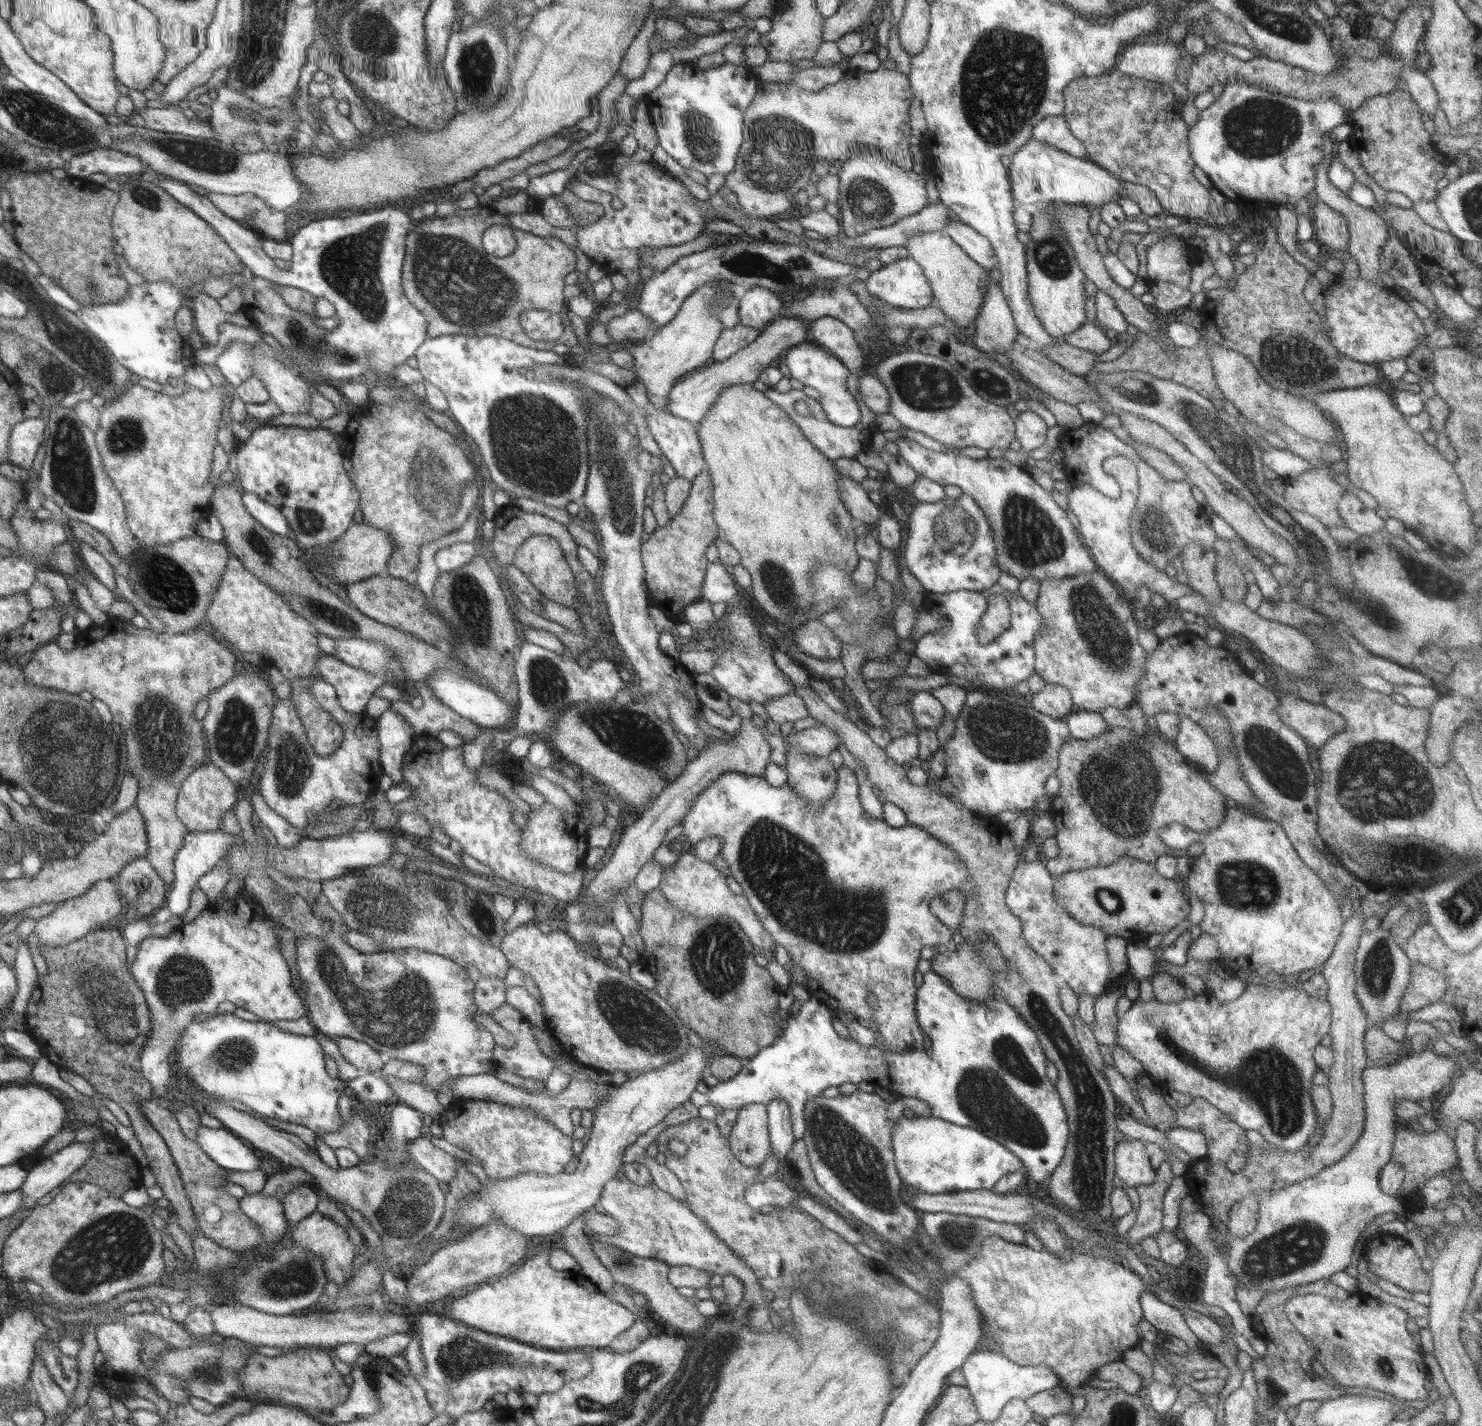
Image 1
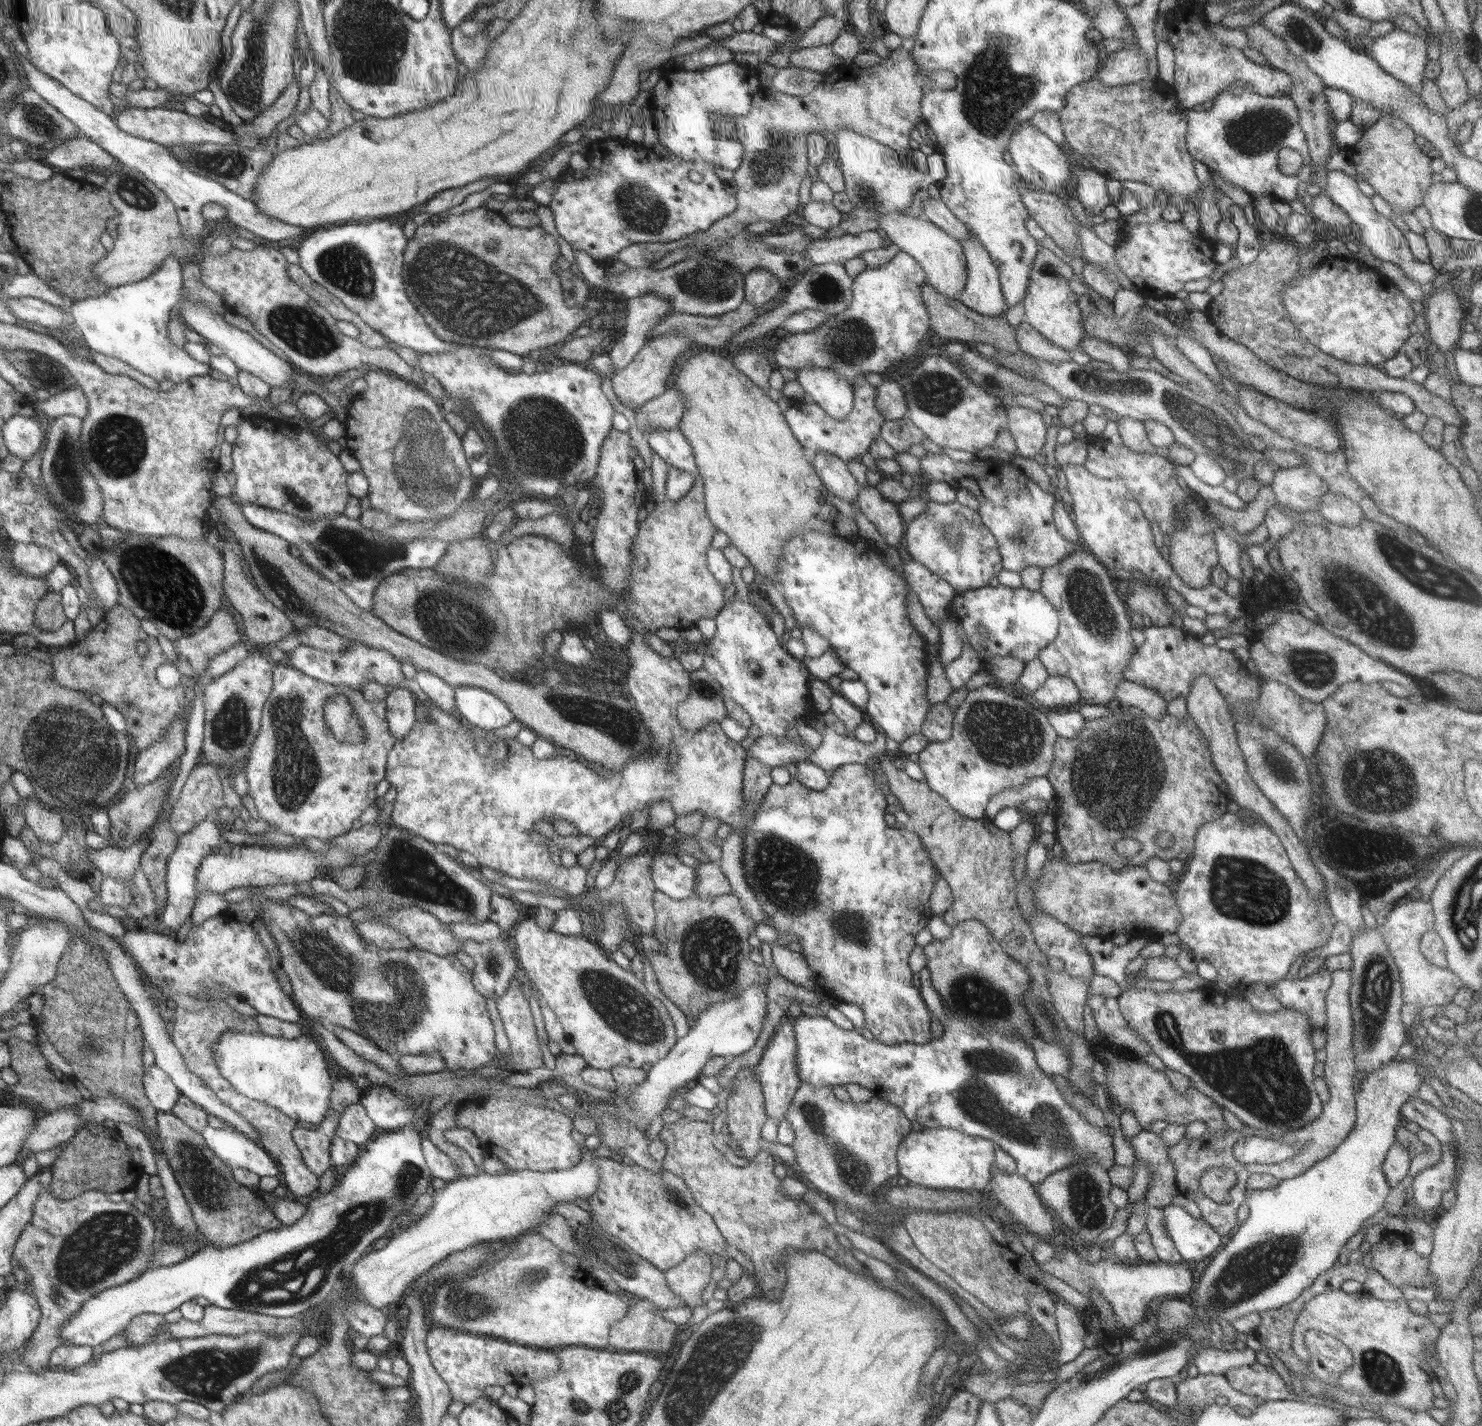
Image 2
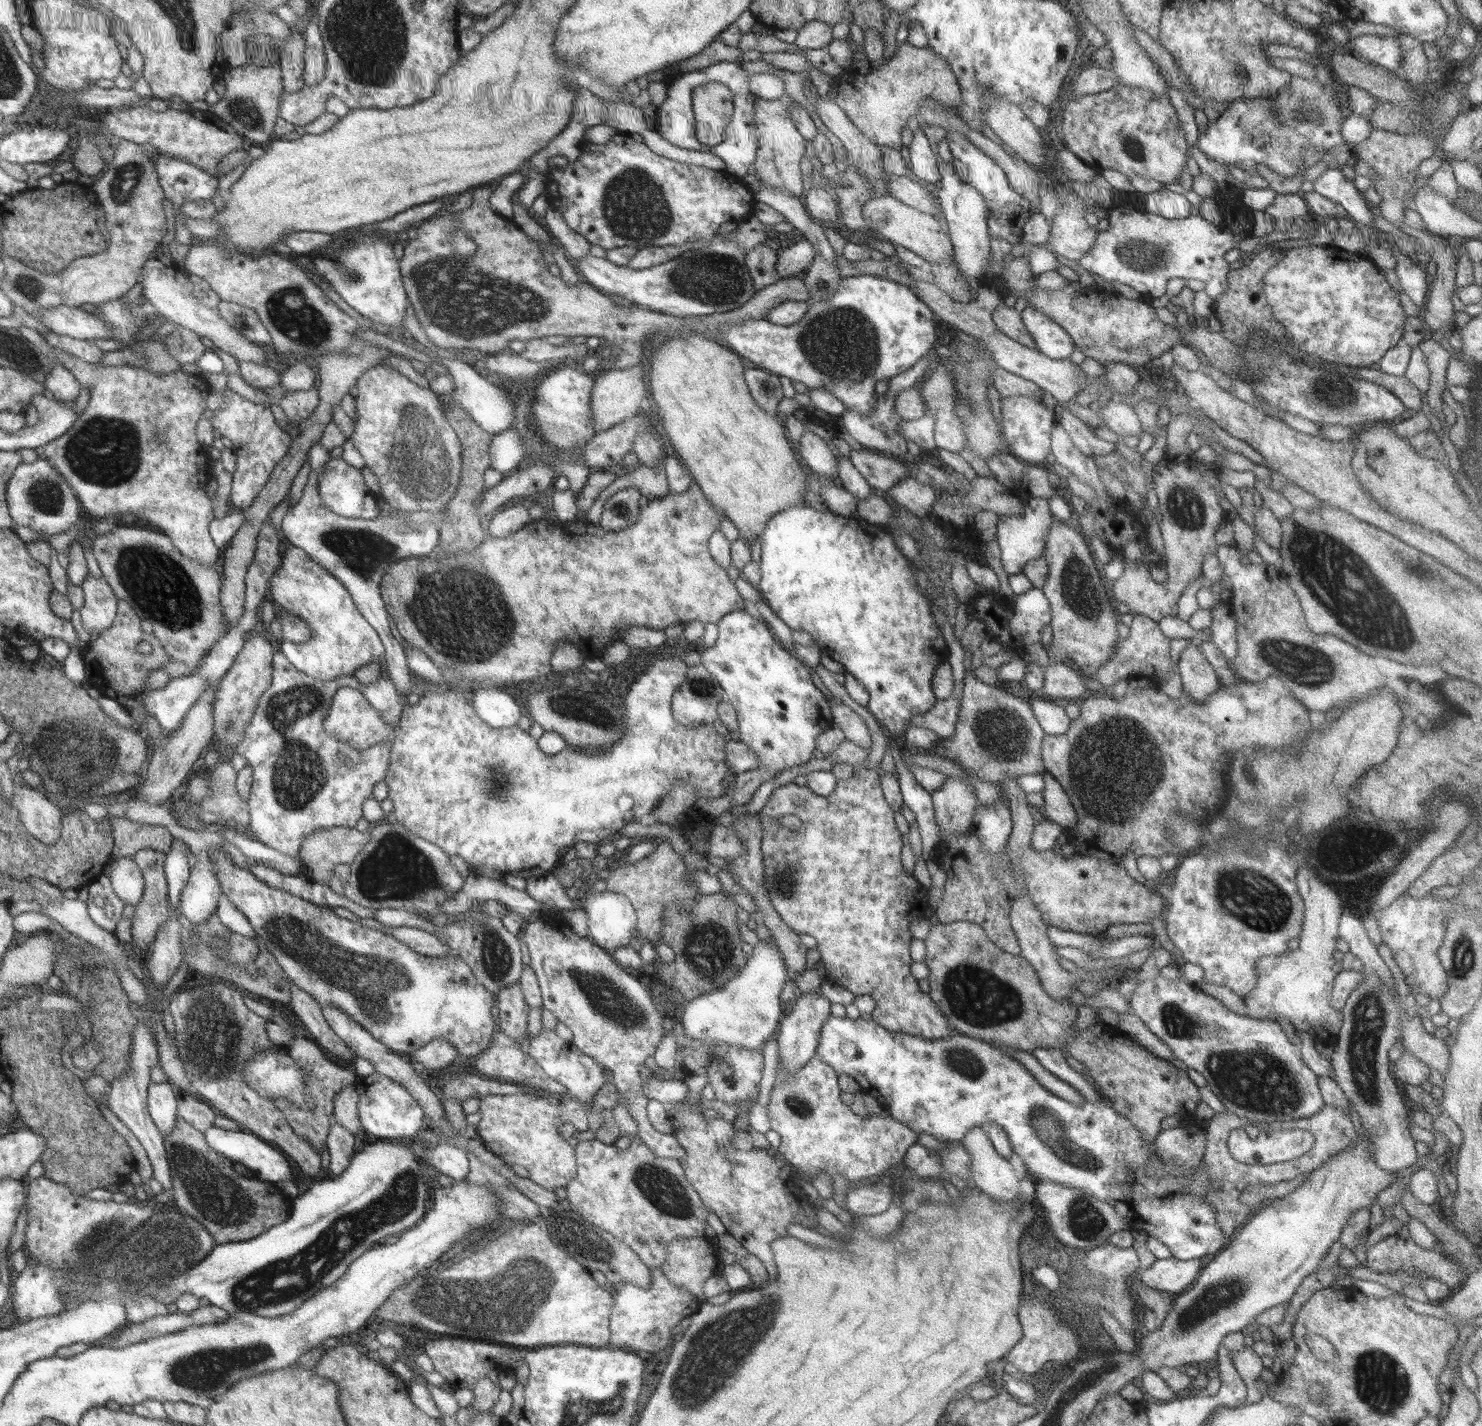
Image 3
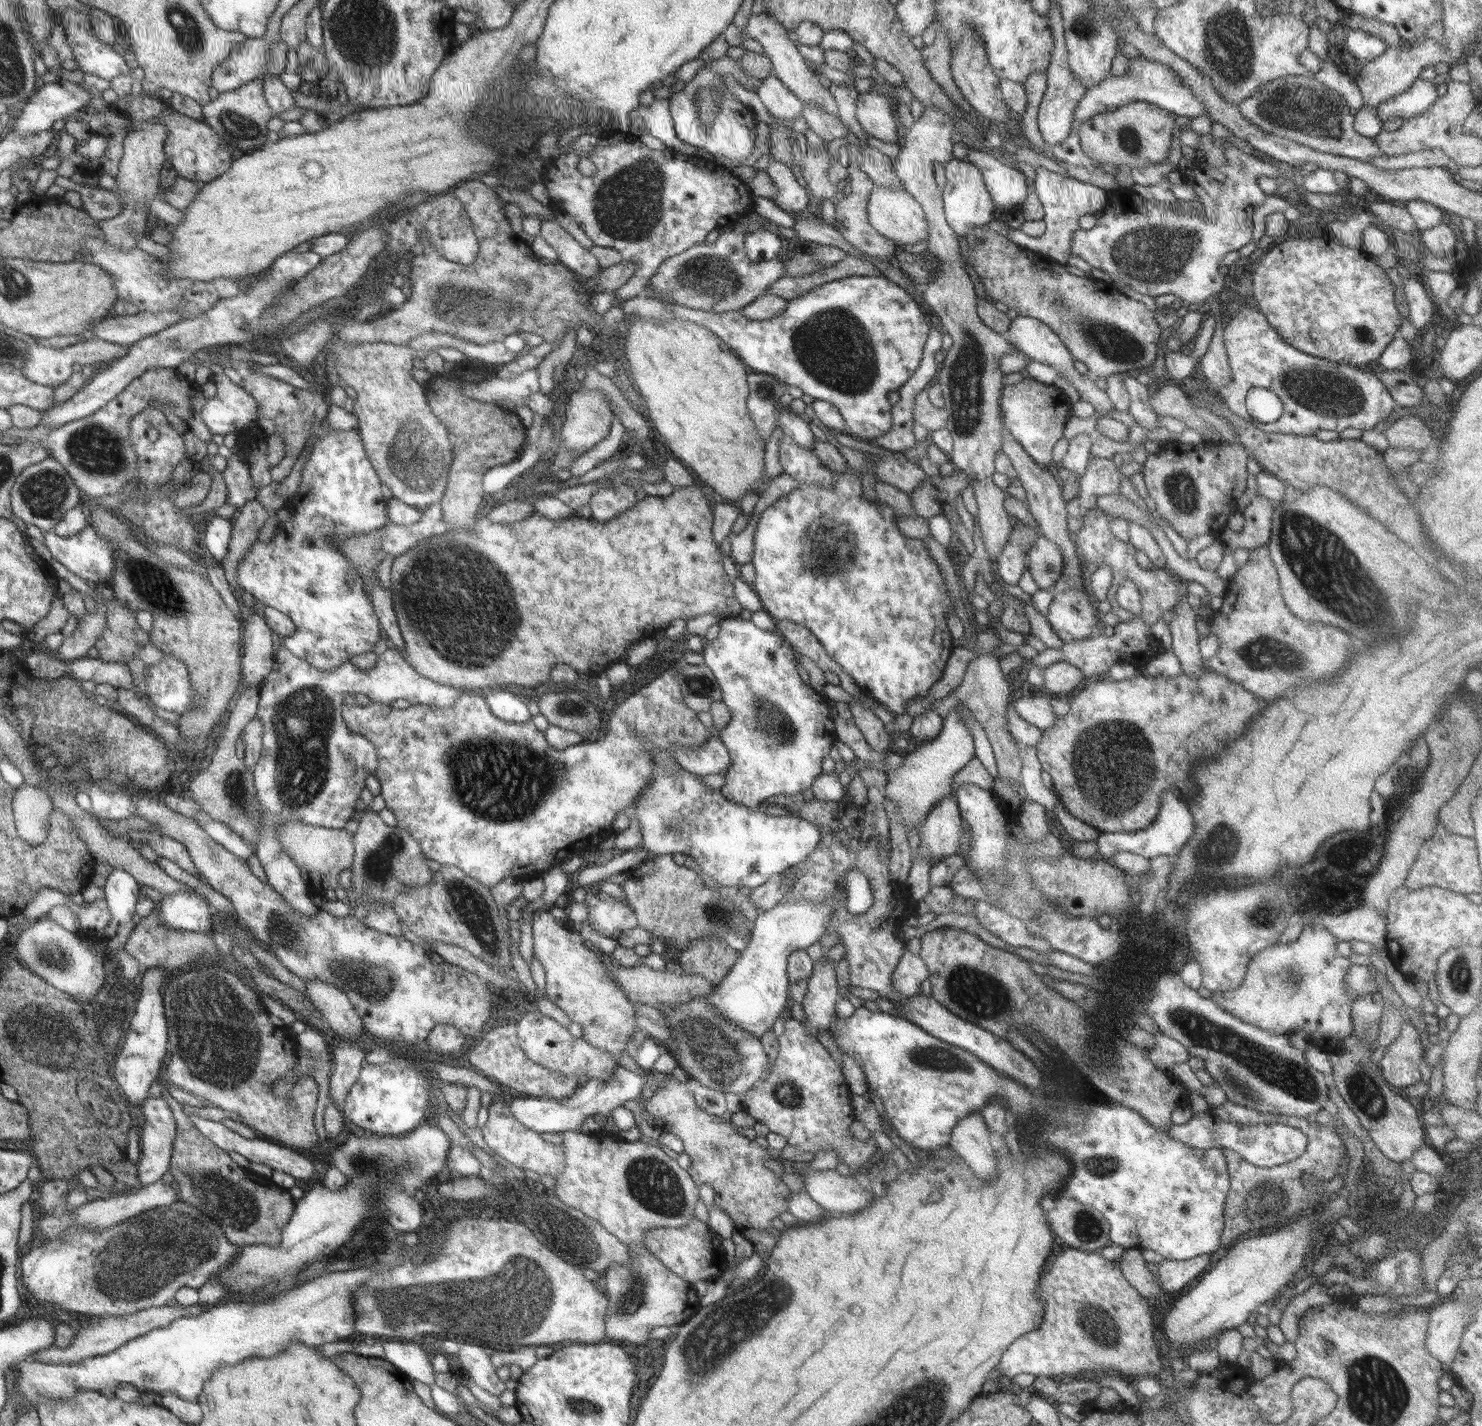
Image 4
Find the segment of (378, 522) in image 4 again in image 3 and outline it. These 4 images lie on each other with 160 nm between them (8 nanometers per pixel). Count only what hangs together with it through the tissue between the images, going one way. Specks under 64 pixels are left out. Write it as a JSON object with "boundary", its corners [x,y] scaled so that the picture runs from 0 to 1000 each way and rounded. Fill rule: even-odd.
{"boundary":[[[223,320],[218,327],[218,332],[216,332],[214,341],[217,353],[231,363],[252,365],[252,363],[258,363],[258,353],[255,353],[256,348],[247,341],[244,330],[244,329],[235,326],[231,320]],[[192,381],[189,396],[182,405],[180,420],[205,435],[211,442],[211,448],[208,450],[202,452],[190,449],[189,454],[186,454],[205,473],[223,478],[232,473],[238,473],[242,468],[259,461],[259,453],[255,443],[243,431],[234,412],[216,396],[211,393],[208,387]]]}

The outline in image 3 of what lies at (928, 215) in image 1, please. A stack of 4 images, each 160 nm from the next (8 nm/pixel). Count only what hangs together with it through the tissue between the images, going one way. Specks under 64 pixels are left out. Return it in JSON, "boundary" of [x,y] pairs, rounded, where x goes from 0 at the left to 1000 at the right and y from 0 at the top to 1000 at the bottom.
{"boundary":[[[539,167],[535,173],[533,173],[525,178],[524,193],[526,196],[533,195],[538,191],[543,190],[550,180],[549,172],[544,167]]]}

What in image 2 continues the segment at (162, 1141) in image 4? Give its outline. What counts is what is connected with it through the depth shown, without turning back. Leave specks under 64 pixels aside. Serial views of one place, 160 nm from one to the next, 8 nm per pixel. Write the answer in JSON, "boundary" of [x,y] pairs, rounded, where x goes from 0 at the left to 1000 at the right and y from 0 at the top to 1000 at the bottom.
{"boundary":[[[105,745],[98,748],[96,762],[106,780],[115,780],[122,768],[118,759],[116,759],[114,753]]]}

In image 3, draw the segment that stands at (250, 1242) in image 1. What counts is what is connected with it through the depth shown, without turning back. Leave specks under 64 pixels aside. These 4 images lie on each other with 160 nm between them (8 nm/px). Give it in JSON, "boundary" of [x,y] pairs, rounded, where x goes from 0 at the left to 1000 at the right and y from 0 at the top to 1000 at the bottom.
{"boundary":[[[121,784],[119,790],[111,797],[111,804],[113,809],[117,829],[117,842],[119,846],[140,862],[146,872],[168,870],[176,864],[194,856],[196,853],[197,841],[192,837],[186,830],[175,826],[162,825],[158,822],[157,814],[146,807],[139,799],[137,793],[132,792],[128,788]]]}

